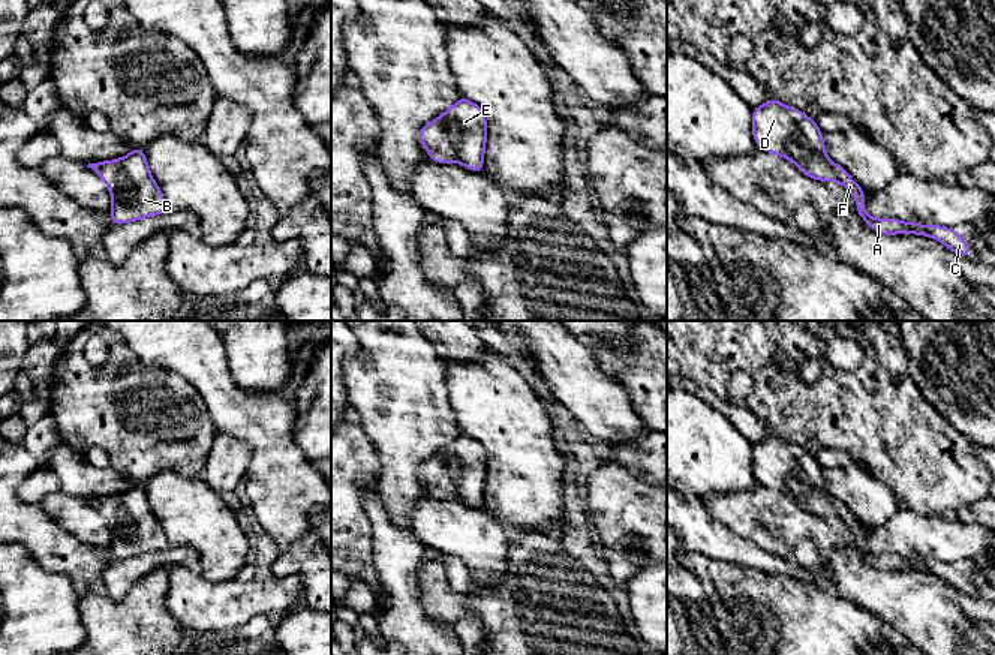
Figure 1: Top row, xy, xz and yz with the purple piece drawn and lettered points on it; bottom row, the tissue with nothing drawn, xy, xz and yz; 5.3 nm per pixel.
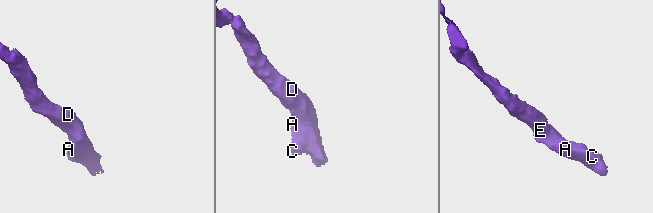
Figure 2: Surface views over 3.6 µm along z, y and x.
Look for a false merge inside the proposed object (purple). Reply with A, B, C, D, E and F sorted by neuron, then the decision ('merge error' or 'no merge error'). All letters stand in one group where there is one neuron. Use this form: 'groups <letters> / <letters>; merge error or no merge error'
groups A B C D E F; no merge error

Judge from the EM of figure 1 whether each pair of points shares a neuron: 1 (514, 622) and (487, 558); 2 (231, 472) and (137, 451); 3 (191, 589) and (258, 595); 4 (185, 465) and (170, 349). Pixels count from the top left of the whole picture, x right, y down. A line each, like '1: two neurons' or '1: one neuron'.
1: two neurons
2: two neurons
3: one neuron
4: two neurons

